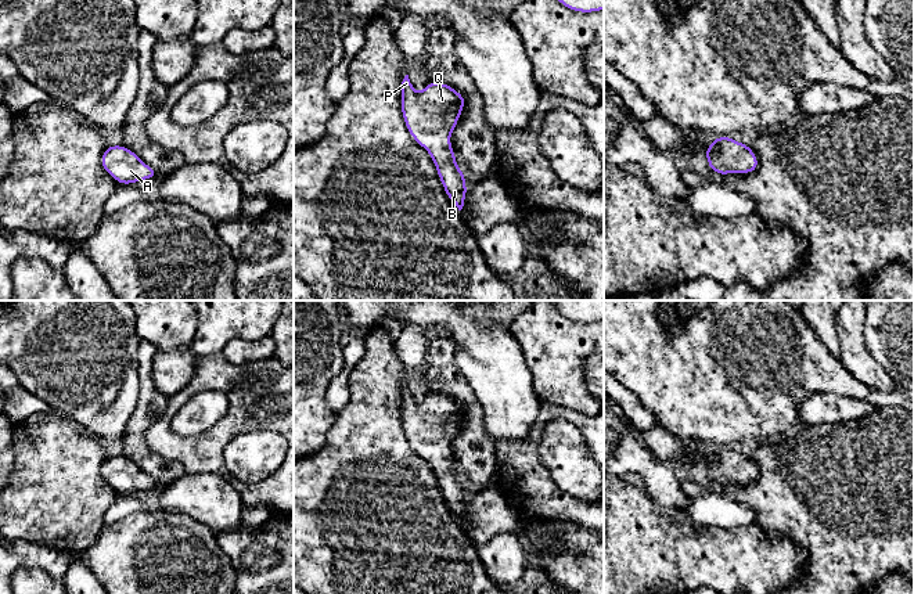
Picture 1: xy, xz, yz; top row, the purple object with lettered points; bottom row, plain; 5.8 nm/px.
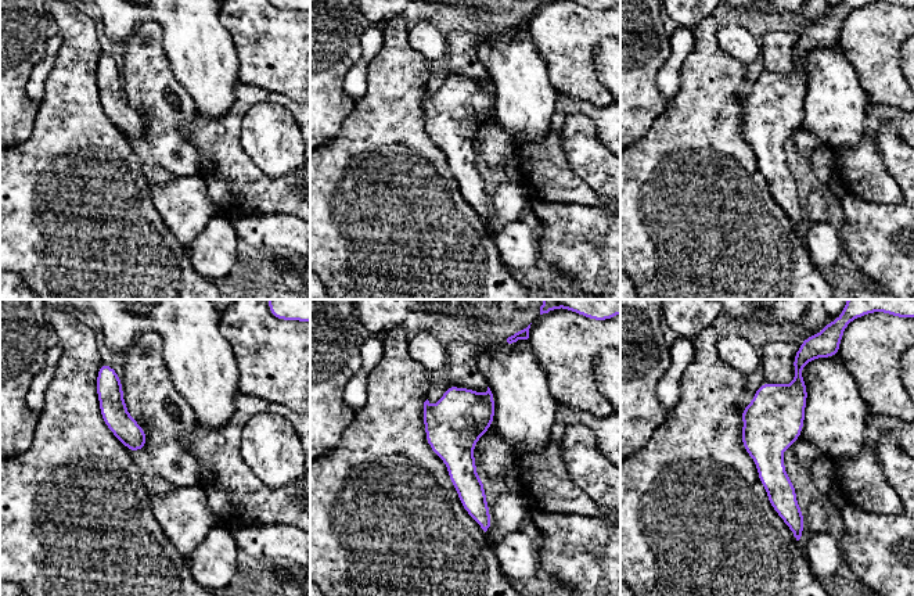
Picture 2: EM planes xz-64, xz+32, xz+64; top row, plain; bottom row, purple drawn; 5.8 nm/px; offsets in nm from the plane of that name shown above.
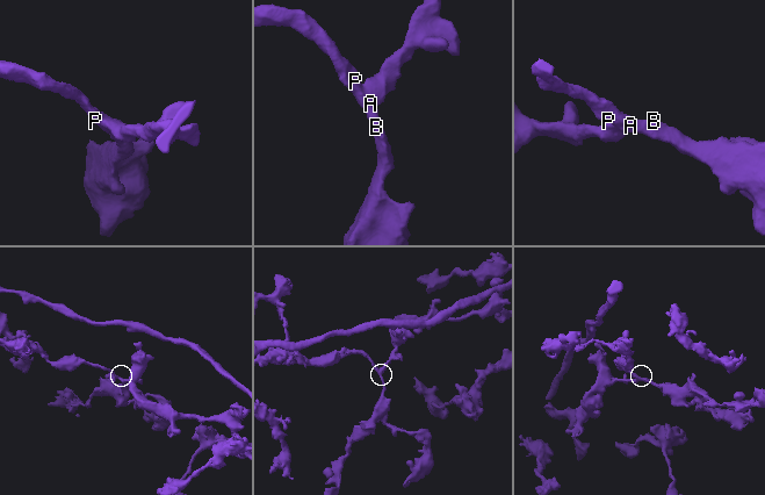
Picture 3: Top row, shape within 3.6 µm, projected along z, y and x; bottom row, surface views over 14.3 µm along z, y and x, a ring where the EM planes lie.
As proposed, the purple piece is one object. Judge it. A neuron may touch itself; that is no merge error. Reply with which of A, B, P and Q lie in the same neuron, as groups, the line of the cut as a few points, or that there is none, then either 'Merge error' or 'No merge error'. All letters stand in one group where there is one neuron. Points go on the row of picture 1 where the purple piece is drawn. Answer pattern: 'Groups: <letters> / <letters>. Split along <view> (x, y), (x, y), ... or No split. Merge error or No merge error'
Groups: A B P Q. No split. No merge error

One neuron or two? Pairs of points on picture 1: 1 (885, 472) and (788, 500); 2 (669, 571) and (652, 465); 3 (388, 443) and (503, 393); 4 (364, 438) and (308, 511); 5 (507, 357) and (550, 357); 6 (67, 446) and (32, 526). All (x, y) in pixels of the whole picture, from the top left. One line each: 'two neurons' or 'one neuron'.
1: one neuron
2: two neurons
3: two neurons
4: one neuron
5: two neurons
6: one neuron

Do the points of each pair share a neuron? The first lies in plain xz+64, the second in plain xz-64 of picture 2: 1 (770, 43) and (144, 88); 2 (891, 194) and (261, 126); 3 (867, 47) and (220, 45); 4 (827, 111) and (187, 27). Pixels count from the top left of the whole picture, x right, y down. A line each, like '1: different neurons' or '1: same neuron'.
1: same neuron
2: different neurons
3: different neurons
4: same neuron

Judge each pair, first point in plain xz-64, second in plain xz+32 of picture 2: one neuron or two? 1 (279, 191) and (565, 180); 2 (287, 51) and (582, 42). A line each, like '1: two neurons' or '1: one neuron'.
1: one neuron
2: one neuron

